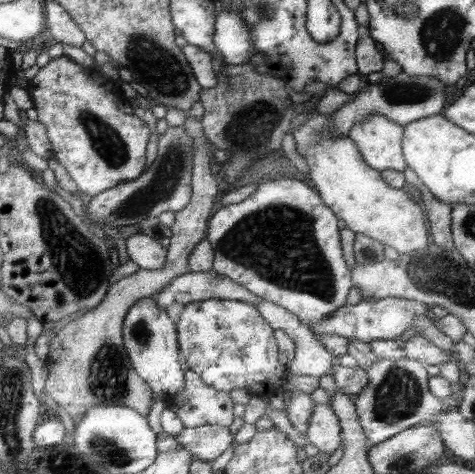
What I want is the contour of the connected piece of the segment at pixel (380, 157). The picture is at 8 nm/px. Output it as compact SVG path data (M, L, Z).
M371 116L353 126L347 138L357 144L363 160L373 170L395 170L403 174L407 170L403 156L403 134L403 126L383 116Z

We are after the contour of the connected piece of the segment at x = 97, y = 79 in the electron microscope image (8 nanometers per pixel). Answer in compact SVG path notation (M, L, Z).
M61 56L41 68L27 86L39 112L39 124L47 128L55 160L69 172L77 190L89 198L139 178L149 138L141 120L117 110L119 88L115 80L107 82L93 70L95 66L79 66Z

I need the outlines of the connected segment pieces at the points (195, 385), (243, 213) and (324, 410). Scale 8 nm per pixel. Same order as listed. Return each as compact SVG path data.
M187 368L185 390L175 398L167 400L167 406L183 422L185 428L197 426L225 426L229 428L233 418L231 408L235 406L229 394L213 390L201 380L199 374Z
M273 178L257 186L257 190L239 204L219 208L207 224L205 240L211 246L211 272L225 276L245 290L249 290L257 300L271 302L293 314L303 326L313 326L325 322L335 310L345 306L345 296L351 288L353 276L341 258L337 216L325 206L319 194L315 194L307 184L299 180Z
M315 404L309 426L305 430L307 444L313 444L325 456L331 456L341 446L341 422L327 404Z

